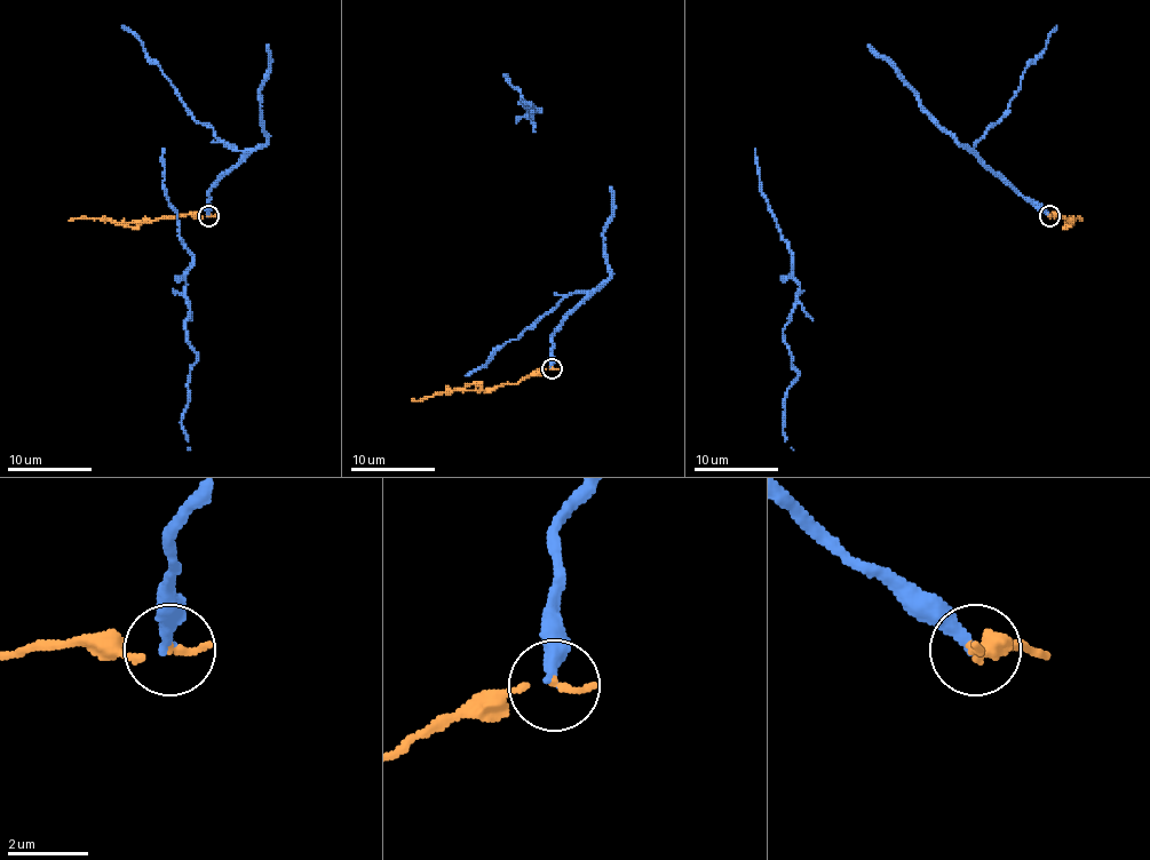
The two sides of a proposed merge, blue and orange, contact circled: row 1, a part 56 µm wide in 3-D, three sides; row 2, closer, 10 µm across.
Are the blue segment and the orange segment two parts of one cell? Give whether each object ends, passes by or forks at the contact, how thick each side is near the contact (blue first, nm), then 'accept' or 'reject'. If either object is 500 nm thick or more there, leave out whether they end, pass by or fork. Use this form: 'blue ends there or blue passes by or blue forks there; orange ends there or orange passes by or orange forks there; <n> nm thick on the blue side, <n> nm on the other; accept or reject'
blue ends there; orange ends there; 320 nm thick on the blue side, 180 nm on the other; reject

